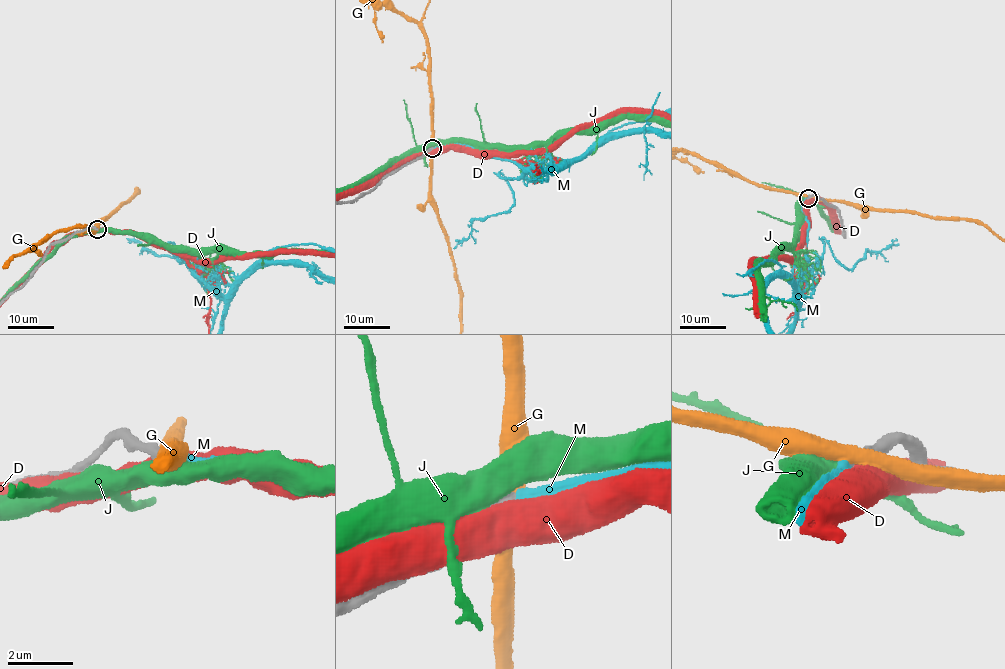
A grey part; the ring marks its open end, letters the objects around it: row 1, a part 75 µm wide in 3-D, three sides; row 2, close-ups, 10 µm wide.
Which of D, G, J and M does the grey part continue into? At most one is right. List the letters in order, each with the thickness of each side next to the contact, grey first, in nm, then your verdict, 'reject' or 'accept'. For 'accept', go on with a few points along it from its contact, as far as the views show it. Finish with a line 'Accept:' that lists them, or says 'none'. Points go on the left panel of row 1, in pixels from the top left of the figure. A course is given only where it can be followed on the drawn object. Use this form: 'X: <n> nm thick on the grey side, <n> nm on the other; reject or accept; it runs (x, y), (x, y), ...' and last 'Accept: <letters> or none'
D: 400 nm thick on the grey side, 750 nm on the other; reject
G: 400 nm thick on the grey side, 440 nm on the other; reject
J: 400 nm thick on the grey side, 500 nm on the other; reject
M: 360 nm thick on the grey side, 340 nm on the other; accept
Accept: M

